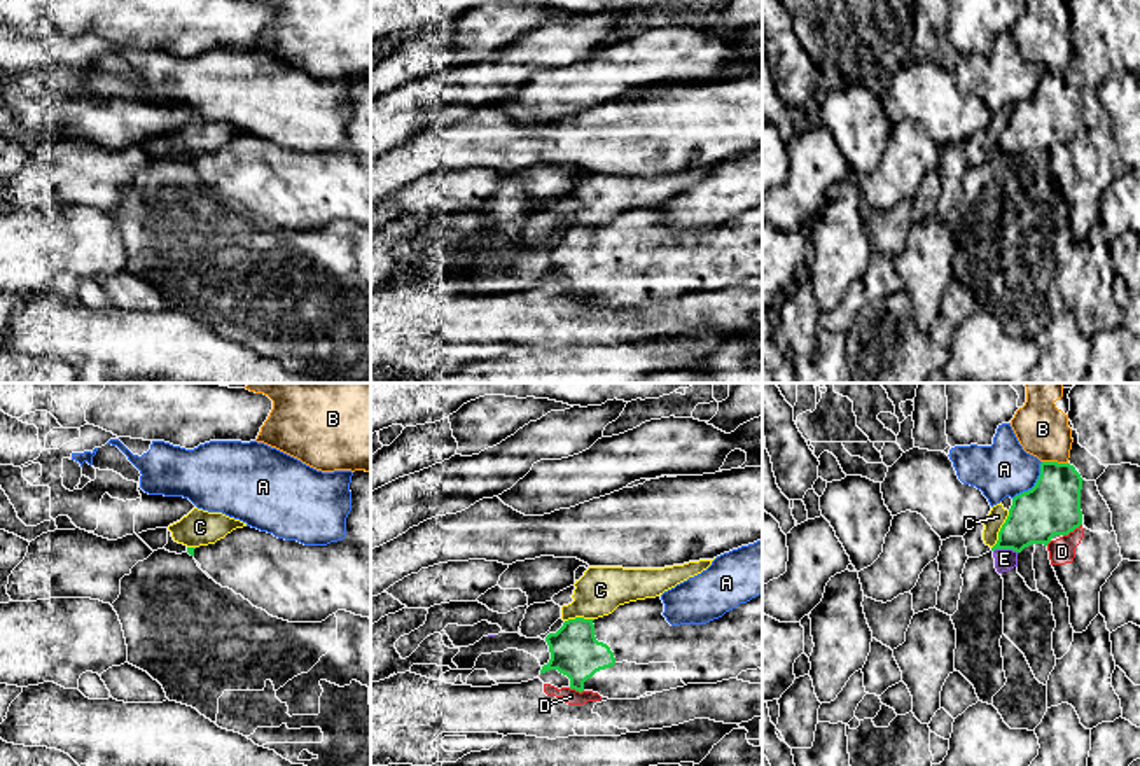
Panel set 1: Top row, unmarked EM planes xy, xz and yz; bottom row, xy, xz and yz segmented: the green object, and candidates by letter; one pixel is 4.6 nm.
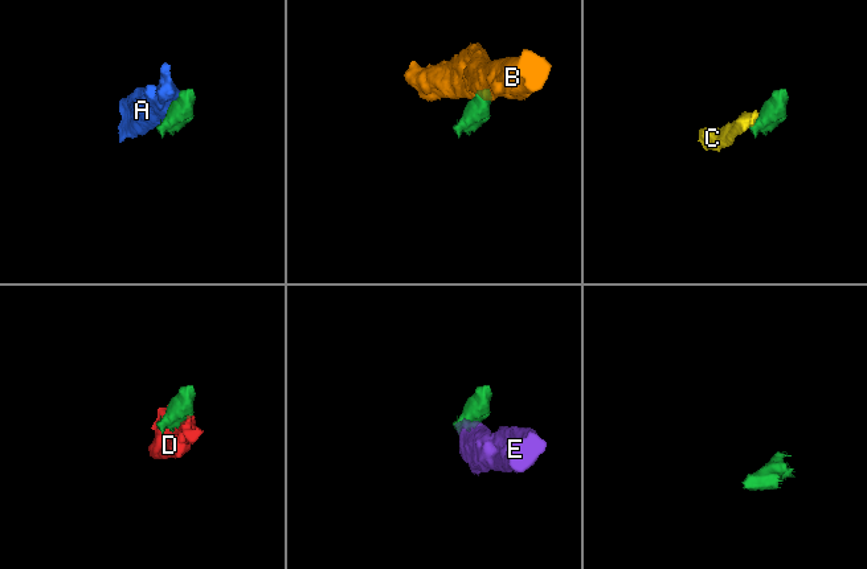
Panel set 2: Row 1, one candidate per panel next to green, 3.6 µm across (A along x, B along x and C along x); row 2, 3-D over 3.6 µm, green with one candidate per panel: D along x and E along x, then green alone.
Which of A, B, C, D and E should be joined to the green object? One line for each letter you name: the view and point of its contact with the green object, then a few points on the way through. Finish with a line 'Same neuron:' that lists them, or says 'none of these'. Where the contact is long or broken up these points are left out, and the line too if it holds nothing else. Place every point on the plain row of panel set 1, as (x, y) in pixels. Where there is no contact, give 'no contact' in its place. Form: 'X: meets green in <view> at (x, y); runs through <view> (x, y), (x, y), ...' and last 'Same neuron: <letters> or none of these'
Same neuron: none of these

